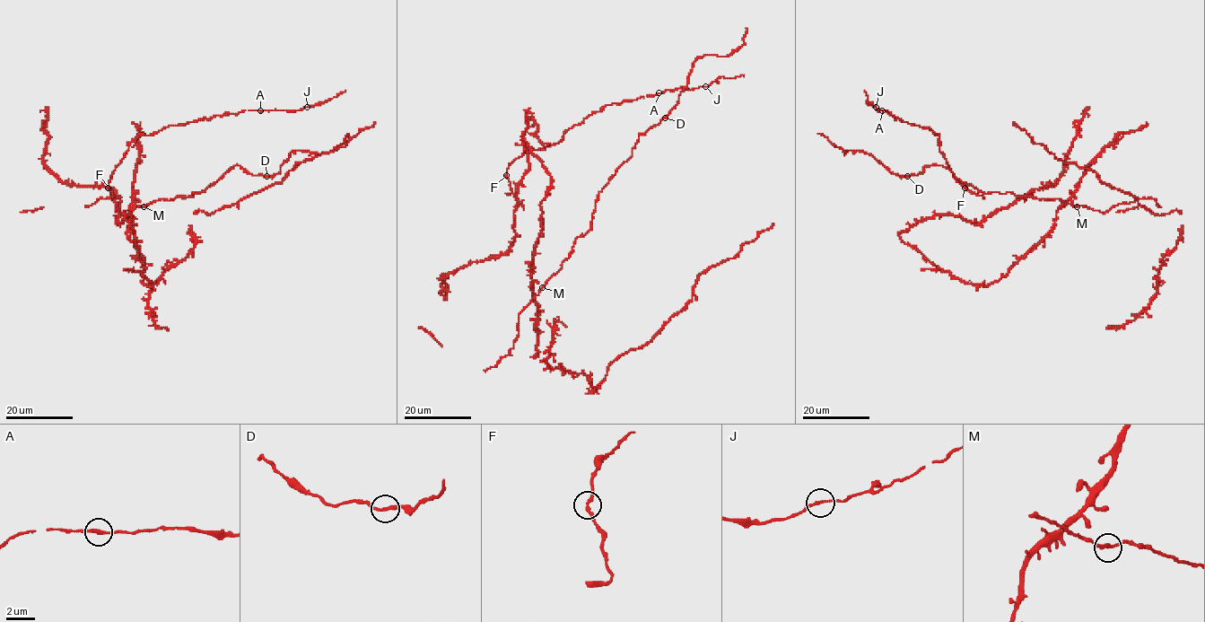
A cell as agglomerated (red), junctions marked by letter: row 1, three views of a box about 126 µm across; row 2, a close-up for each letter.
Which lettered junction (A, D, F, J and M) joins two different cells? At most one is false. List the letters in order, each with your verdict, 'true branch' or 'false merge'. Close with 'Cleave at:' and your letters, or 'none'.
A: true branch
D: true branch
F: true branch
J: true branch
M: true branch
Cleave at: none

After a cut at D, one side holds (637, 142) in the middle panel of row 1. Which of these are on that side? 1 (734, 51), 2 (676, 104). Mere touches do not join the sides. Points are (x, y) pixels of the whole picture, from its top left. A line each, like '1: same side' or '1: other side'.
1: other side
2: other side

